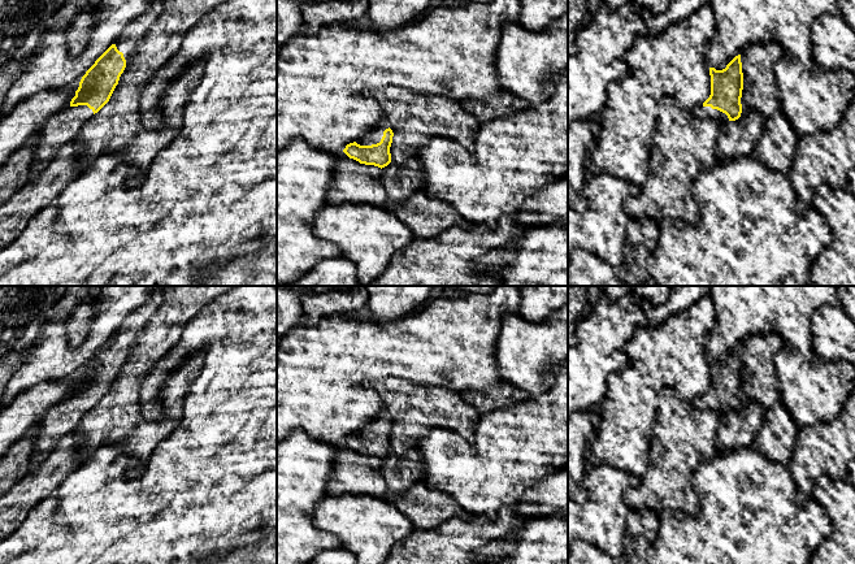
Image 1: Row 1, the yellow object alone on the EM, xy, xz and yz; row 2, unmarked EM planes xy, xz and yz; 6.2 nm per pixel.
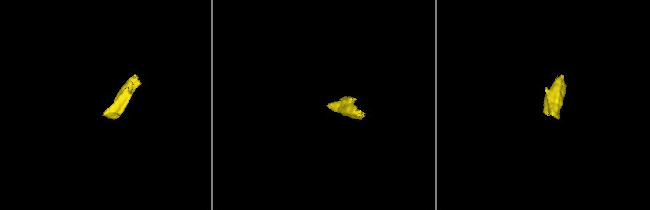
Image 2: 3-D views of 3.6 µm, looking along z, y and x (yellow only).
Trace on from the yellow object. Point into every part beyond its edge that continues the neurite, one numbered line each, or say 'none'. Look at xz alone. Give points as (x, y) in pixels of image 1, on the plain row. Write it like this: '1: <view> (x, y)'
1: xz (374, 428)

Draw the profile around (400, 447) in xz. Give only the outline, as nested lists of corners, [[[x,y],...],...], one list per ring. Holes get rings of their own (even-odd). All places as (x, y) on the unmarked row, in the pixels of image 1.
[[[392,376],[370,378],[366,386],[379,394],[394,424],[391,454],[402,456],[417,448],[420,441],[437,426],[453,430],[469,443],[476,441],[479,413],[460,392]]]

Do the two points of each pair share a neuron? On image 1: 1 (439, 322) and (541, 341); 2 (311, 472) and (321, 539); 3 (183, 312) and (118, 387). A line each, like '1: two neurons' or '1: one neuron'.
1: two neurons
2: one neuron
3: one neuron

